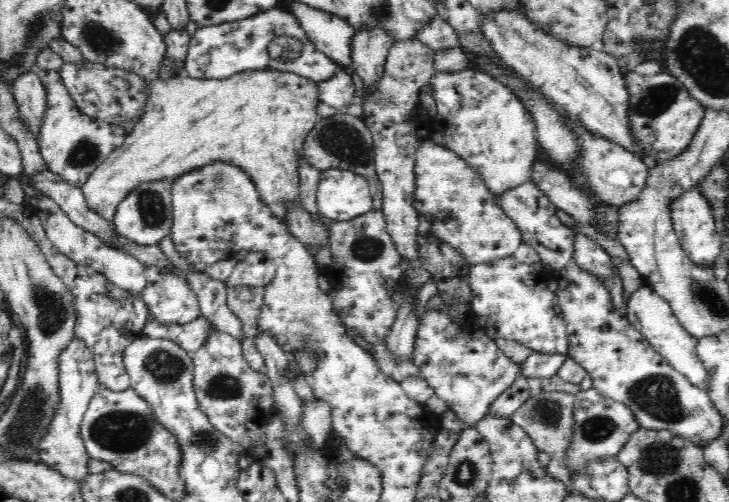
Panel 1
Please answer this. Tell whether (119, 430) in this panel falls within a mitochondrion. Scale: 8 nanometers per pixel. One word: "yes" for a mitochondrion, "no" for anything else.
yes

